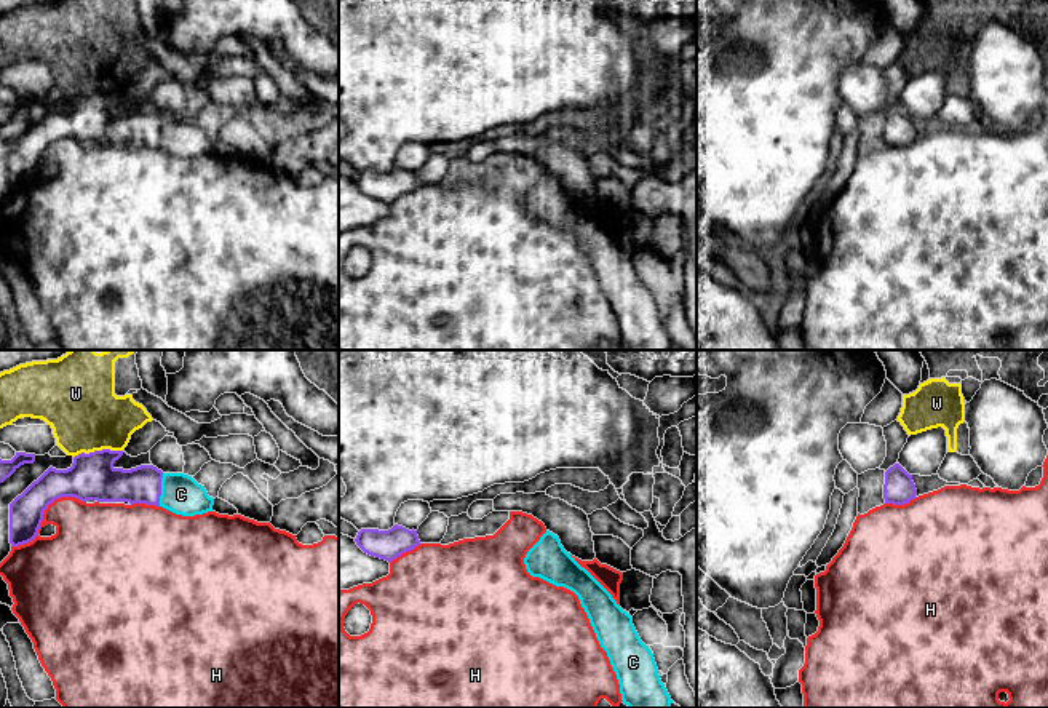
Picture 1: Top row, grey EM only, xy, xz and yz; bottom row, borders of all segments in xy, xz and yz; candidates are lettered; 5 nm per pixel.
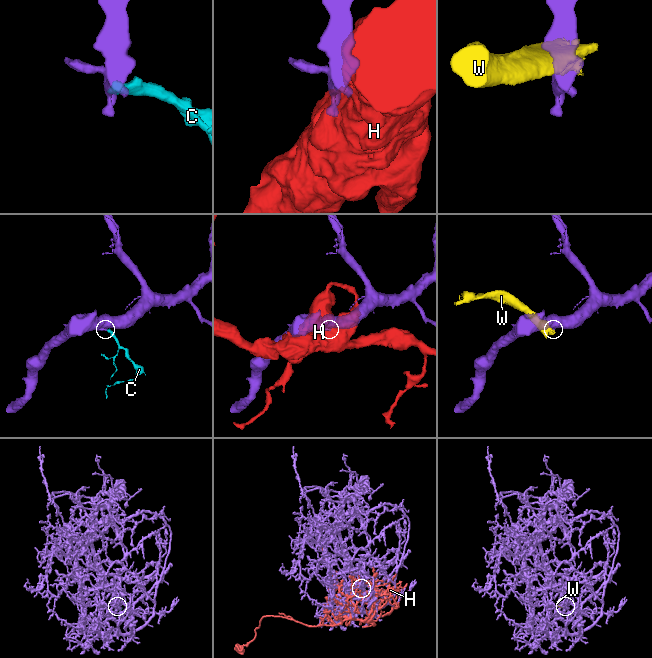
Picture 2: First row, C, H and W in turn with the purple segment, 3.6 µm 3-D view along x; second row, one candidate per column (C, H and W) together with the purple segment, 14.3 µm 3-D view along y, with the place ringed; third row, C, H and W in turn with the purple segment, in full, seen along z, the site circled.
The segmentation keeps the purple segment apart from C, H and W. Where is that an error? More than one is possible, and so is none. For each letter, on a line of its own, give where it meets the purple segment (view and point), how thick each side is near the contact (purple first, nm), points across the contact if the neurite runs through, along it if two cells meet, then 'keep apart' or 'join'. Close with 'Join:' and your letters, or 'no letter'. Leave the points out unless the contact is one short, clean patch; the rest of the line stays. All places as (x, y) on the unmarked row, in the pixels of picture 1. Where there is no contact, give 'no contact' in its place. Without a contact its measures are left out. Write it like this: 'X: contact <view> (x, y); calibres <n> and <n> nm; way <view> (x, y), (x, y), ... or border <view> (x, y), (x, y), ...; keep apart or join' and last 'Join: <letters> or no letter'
C: contact xy (160, 131); calibres 190 and 200 nm; way xy (142, 127), (160, 131), (181, 136); join
H: contact xy (42, 157); calibres 180 and 320 nm; keep apart
W: contact xy (98, 93); calibres 240 and 360 nm; keep apart
Join: C

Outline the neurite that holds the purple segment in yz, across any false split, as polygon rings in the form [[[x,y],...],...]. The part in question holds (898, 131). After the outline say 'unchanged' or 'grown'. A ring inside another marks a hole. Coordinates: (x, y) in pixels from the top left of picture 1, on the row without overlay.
[[[899,105],[885,113],[883,141],[885,145],[904,147],[915,141],[917,131],[909,117]]] | unchanged

